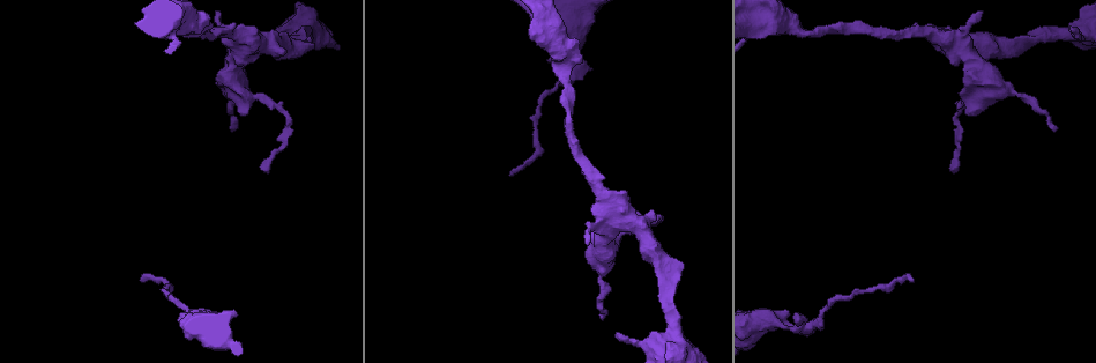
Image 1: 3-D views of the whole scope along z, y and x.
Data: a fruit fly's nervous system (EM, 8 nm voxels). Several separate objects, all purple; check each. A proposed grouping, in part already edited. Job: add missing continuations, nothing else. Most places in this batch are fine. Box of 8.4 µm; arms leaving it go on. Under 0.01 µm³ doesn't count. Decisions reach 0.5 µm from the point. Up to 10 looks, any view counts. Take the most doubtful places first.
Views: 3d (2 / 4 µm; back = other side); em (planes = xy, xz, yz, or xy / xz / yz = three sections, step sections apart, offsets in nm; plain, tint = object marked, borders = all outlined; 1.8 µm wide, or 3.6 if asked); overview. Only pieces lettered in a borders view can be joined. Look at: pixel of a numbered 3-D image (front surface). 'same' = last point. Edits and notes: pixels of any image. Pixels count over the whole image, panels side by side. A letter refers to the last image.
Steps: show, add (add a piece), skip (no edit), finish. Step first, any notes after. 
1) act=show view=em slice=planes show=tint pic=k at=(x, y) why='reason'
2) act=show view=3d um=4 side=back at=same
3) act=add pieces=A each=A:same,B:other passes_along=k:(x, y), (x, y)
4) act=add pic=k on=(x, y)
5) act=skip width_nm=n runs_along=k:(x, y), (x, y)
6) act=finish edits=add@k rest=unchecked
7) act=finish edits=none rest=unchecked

act=show view=3d um=2 pic=1 at=(142, 281) why='free end'

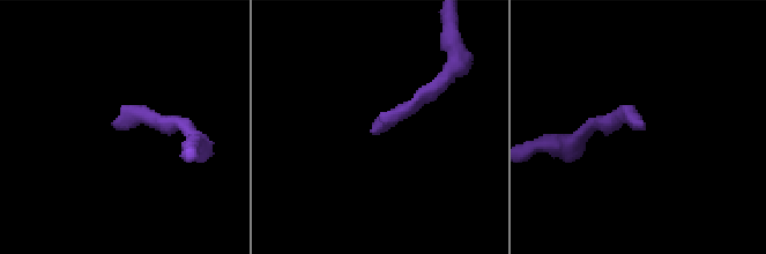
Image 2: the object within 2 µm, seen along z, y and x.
act=show view=em slice=xz step=16 show=borders pic=2 at=(114, 127) why='shape alone is not enough'

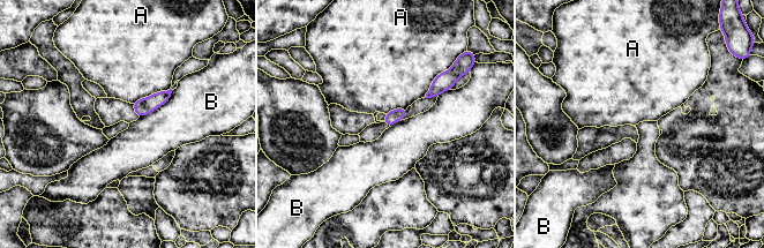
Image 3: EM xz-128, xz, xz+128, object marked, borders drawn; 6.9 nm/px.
act=skip each=A:other,B:other border=3:(173, 90), (164, 103), (139, 118) found='none of them fits'

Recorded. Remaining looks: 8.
act=show view=em slice=planes show=borders pic=1 at=(550, 61)

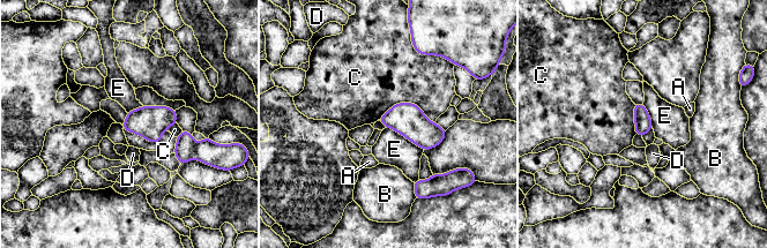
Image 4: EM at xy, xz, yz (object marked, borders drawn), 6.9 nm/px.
act=skip width_nm=120 each=A:other,B:other,C:other,D:other,E:other border=4:(385, 127), (393, 128), (423, 150) found='no lettered piece goes on from it'

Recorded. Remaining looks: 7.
act=show view=3d um=2 pic=1 at=(1074, 31) why='an open end'

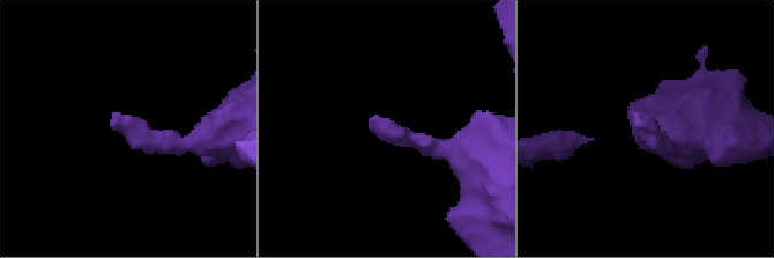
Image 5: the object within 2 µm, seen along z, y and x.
act=show view=em slice=planes show=borders pic=5 at=(372, 117)

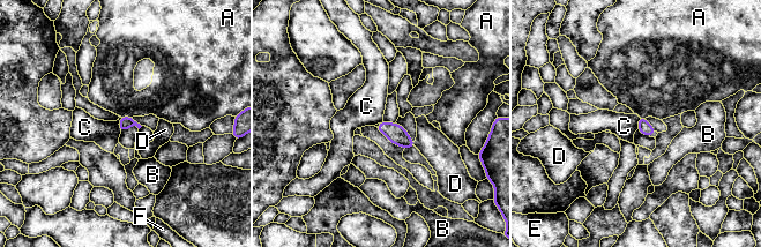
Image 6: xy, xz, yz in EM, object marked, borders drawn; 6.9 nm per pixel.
act=skip each=A:other,B:other,C:other,D:other,E:other,F:other found='none of them fits'

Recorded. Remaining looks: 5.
act=show view=em slice=xy step=8 show=borders pic=1 at=(602, 317) why='thin end'

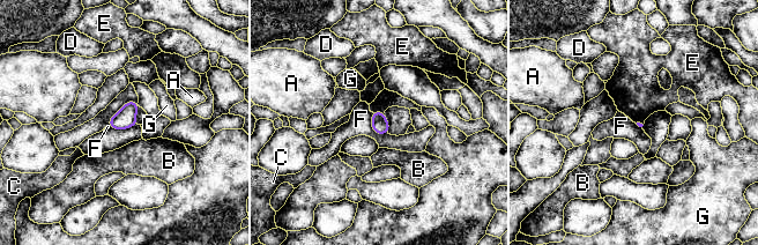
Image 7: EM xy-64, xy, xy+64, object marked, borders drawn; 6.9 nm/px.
act=skip each=A:other,B:other,C:other,D:other,E:other,F:other,G:other border=7:(371, 112), (371, 127), (387, 133) found='no lettered piece goes on from it'

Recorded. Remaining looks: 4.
act=finish edits=none rest=unchecked

